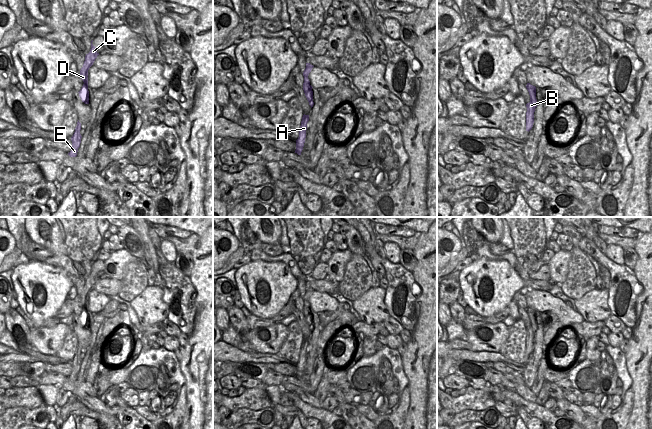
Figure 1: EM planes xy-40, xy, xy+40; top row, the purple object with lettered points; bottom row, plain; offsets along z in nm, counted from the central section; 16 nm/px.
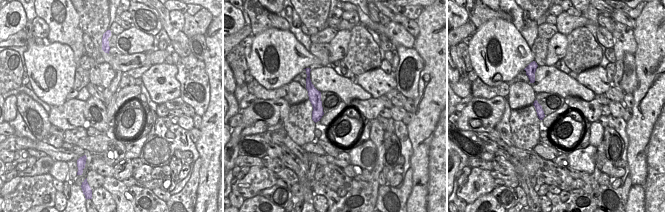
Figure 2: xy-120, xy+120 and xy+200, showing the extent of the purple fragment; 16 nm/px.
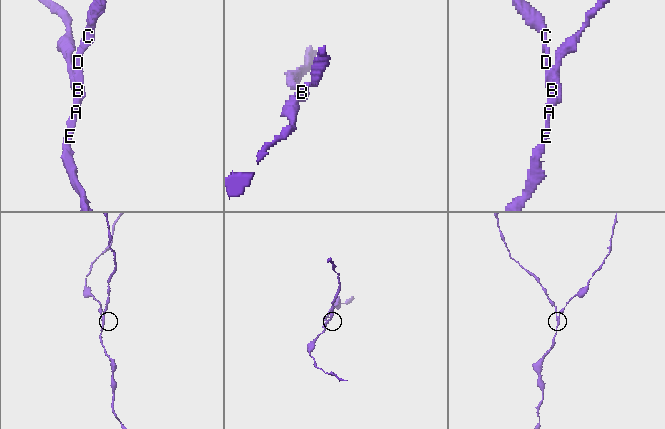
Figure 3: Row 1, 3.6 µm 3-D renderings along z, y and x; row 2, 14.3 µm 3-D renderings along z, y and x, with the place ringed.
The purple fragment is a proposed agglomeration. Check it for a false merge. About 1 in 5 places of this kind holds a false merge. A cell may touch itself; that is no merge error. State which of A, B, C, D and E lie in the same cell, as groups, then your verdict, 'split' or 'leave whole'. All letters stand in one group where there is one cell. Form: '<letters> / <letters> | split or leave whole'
A B E / C D | split

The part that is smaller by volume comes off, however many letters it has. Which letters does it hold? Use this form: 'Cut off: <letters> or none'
Cut off: C, D

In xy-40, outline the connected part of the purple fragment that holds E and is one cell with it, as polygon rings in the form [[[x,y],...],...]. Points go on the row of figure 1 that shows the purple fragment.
[[[78,120],[77,126],[75,128],[75,132],[74,132],[73,136],[71,137],[72,149],[68,153],[68,155],[70,157],[76,157],[77,156],[78,148],[80,147],[81,138],[82,138],[82,136],[80,134],[80,130],[81,130],[81,123]]]

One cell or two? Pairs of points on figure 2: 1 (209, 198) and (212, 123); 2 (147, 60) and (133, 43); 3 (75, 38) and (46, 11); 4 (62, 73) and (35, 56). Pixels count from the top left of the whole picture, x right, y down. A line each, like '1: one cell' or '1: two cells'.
1: one cell
2: two cells
3: one cell
4: one cell

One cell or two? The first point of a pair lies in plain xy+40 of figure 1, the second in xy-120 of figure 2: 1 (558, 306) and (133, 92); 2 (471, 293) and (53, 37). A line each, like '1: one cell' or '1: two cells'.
1: two cells
2: two cells

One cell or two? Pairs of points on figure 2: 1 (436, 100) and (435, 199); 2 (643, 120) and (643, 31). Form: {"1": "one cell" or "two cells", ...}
{"1": "one cell", "2": "one cell"}

